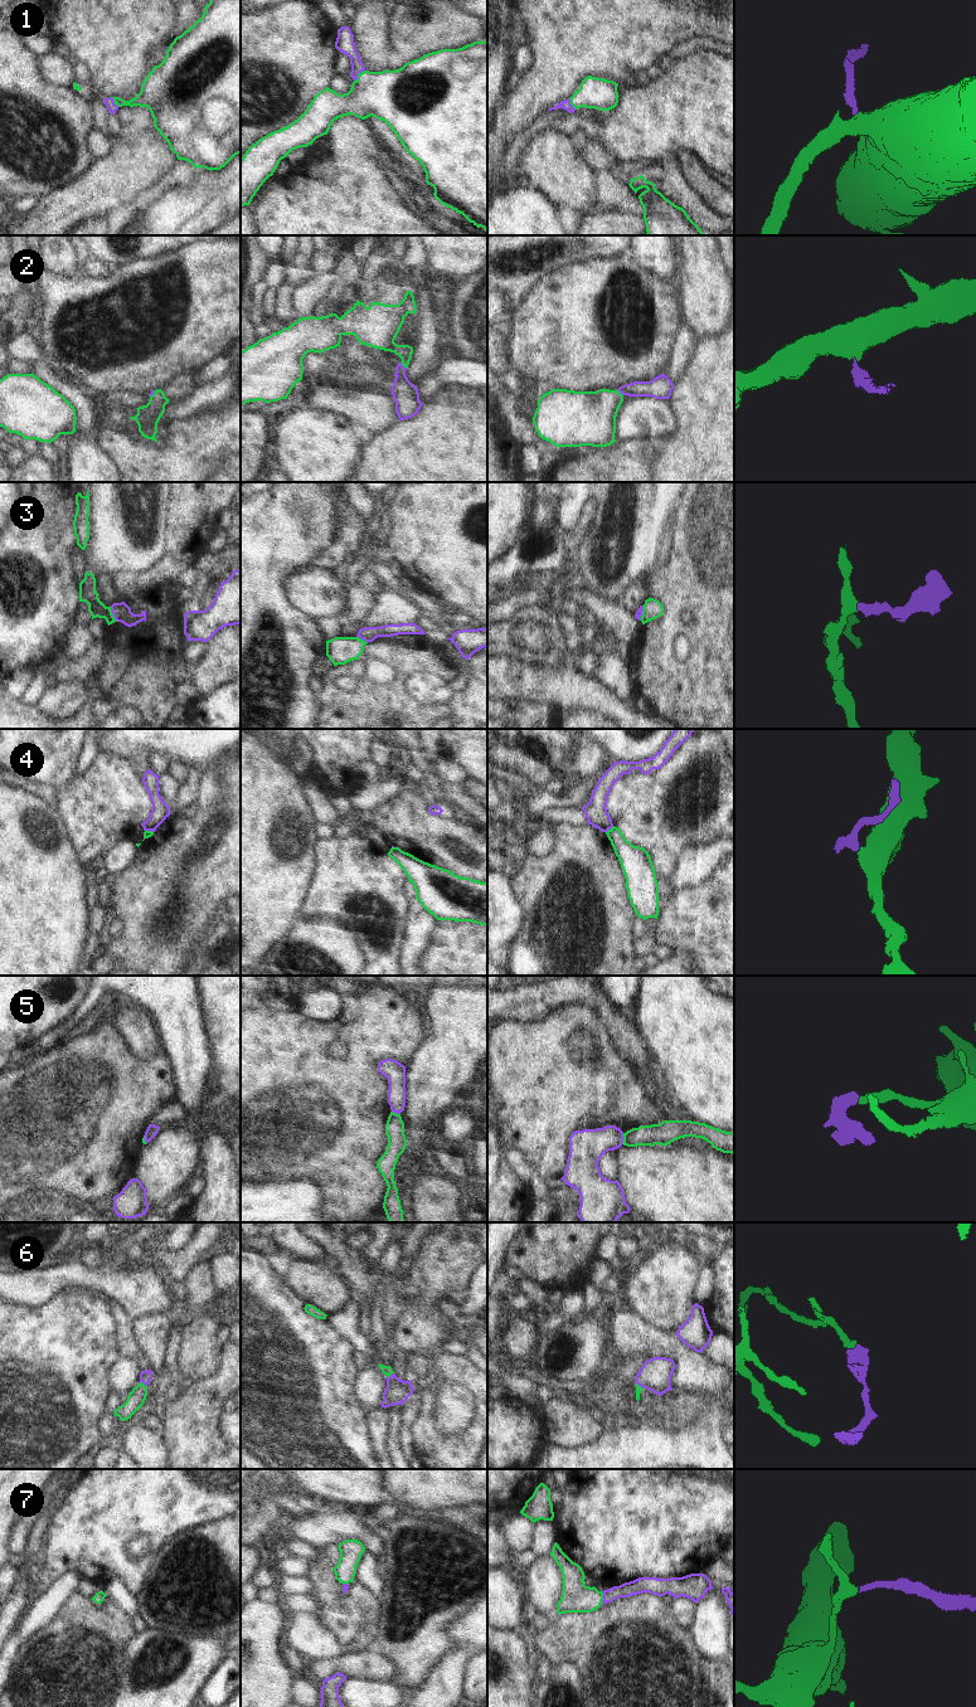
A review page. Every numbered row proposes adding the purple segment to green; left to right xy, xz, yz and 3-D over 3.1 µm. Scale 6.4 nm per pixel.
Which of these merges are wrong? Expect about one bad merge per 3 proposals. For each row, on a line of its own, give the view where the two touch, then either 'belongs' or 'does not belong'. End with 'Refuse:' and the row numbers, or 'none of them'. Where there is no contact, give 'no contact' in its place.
1: meets green in xz; belongs
2: meets green in xz; belongs
3: meets green in xy; belongs
4: meets green in yz; does not belong
5: meets green in yz; does not belong
6: meets green in xy; belongs
7: meets green in yz; belongs
Refuse: 4, 5

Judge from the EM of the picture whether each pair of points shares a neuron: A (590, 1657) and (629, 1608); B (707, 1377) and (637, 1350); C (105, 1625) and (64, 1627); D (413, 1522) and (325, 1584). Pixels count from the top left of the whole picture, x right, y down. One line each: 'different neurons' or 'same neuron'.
A: same neuron
B: same neuron
C: same neuron
D: different neurons

